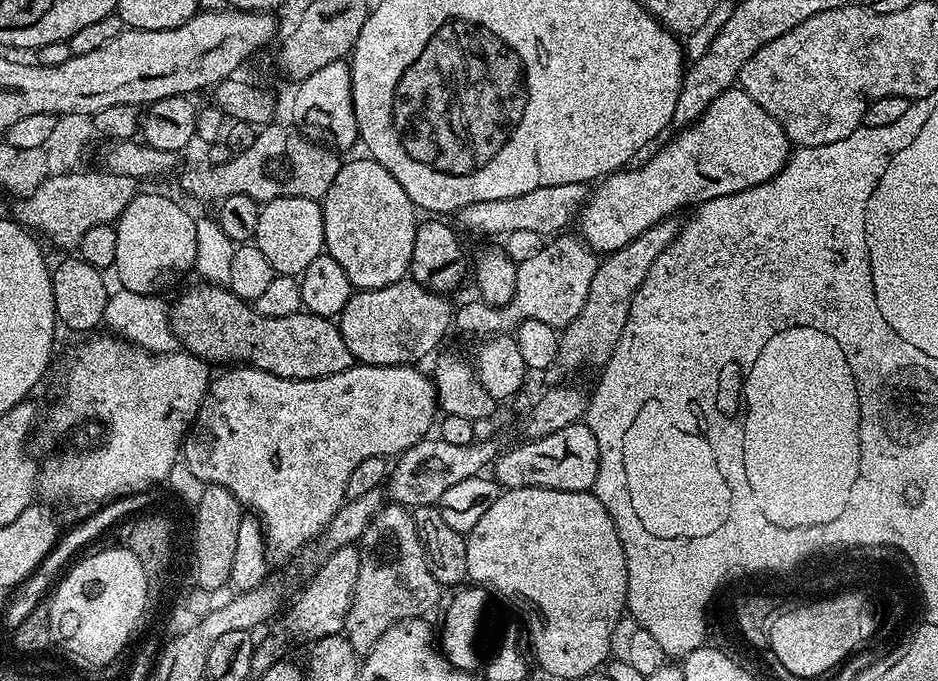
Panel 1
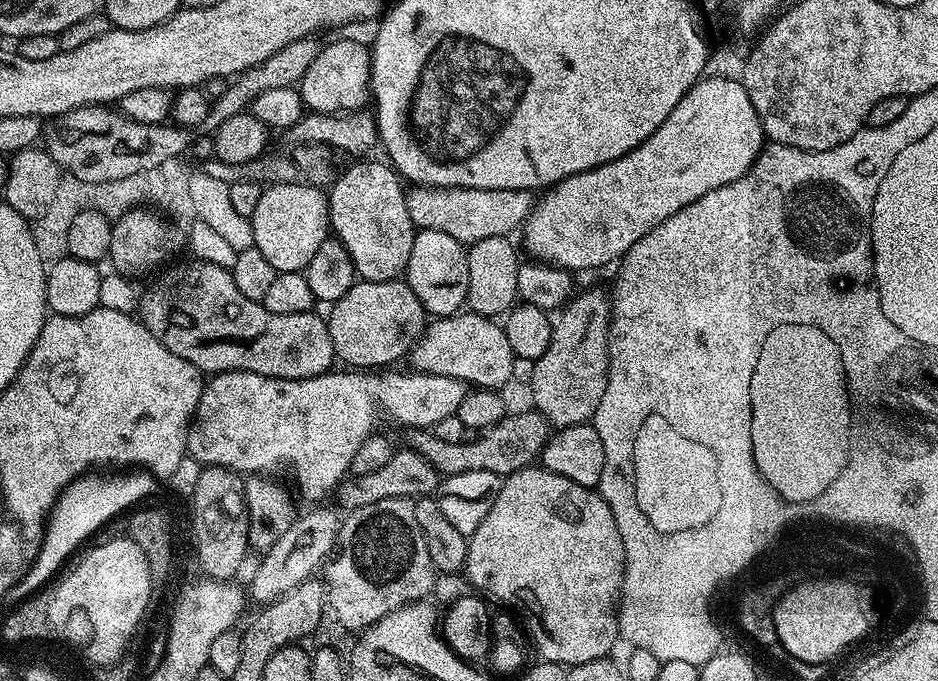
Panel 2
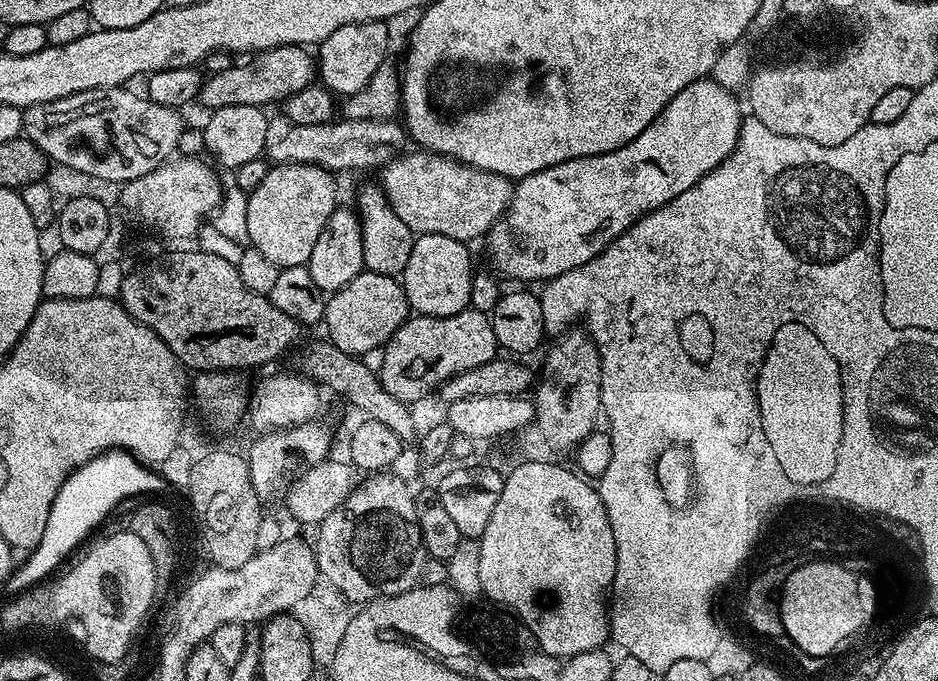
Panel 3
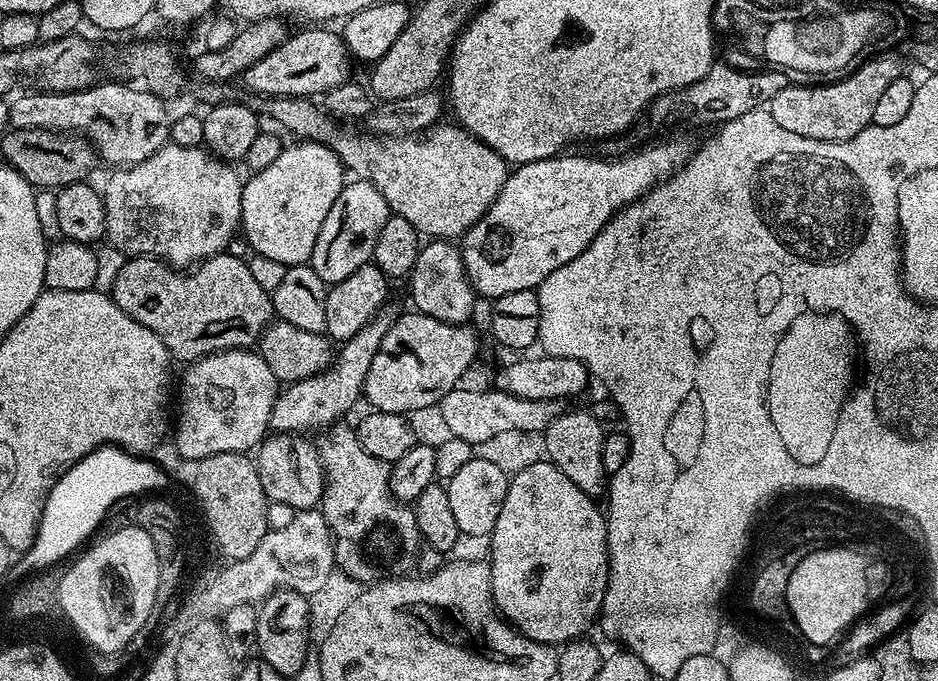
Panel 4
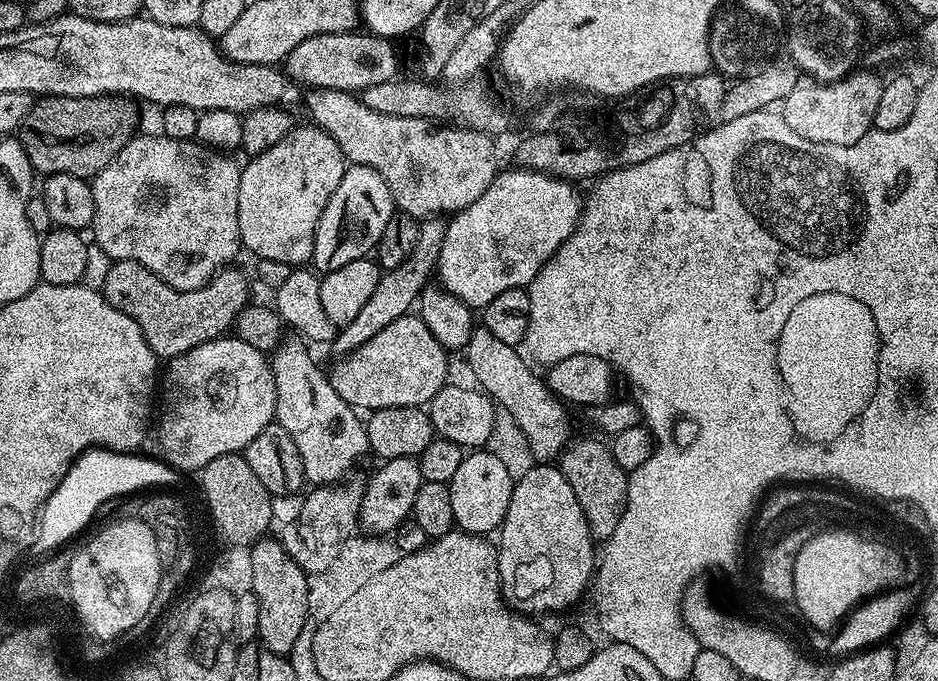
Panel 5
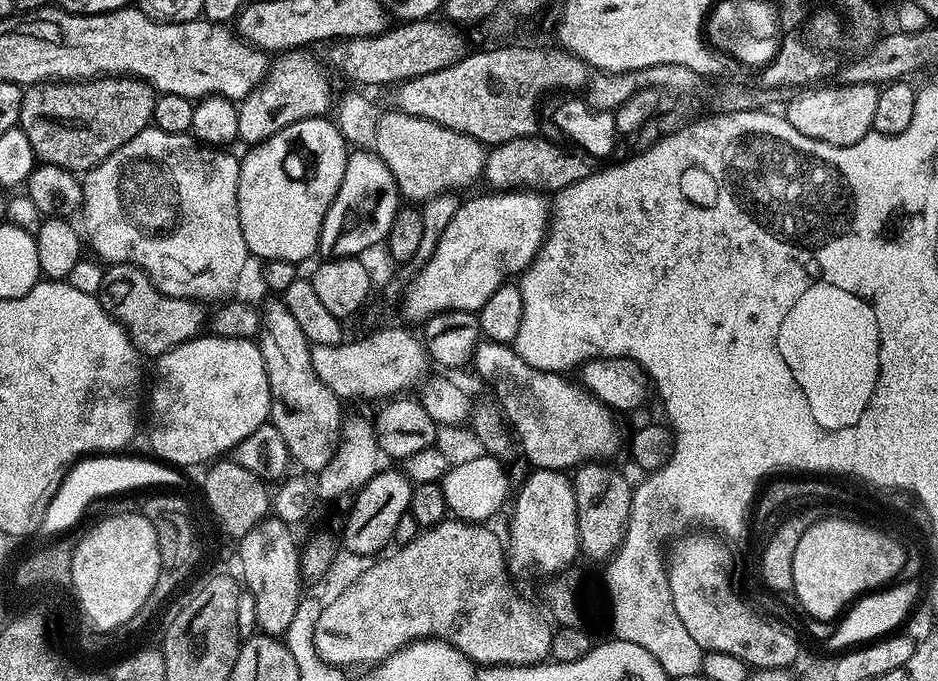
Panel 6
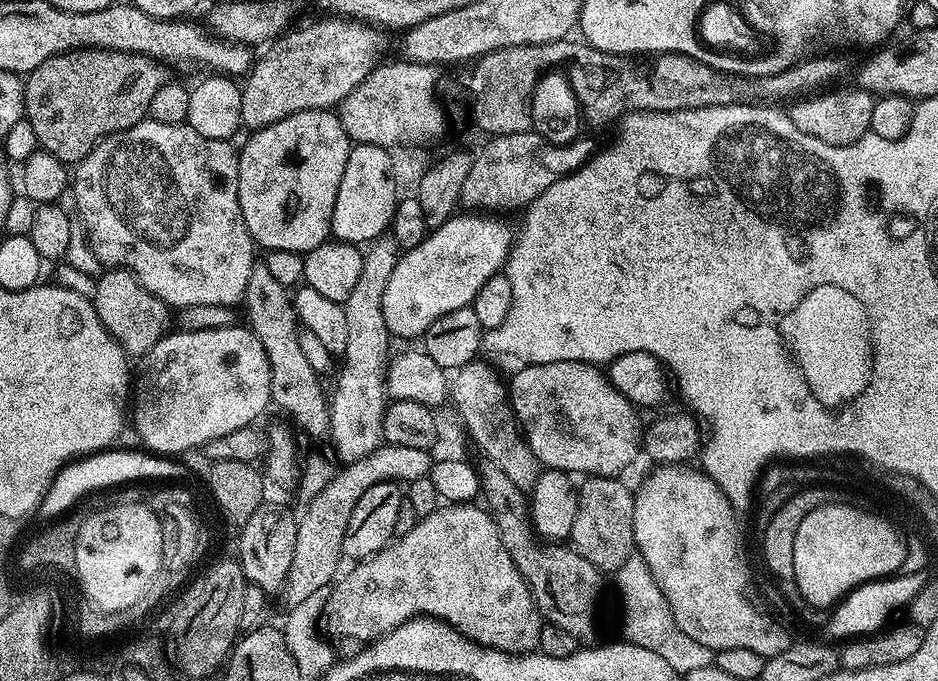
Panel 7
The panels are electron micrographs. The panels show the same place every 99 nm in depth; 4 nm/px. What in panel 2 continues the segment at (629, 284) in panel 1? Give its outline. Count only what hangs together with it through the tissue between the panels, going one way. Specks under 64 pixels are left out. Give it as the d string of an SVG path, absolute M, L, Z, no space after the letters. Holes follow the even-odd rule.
M592 288L577 300L569 299L564 310L555 321L546 354L531 365L535 411L541 412L556 430L589 423L596 415L598 402L604 400L608 381L609 293Z

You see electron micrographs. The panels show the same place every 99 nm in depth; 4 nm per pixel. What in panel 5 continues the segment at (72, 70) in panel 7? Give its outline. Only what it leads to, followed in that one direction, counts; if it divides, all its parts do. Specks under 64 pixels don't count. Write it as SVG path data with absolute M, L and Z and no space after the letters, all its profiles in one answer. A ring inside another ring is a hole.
M109 94L107 96L46 96L37 99L26 114L26 118L22 118L18 129L18 139L20 145L26 150L26 158L30 158L32 167L37 173L44 172L43 174L47 174L48 176L53 176L54 174L74 174L75 176L94 178L115 158L118 150L122 150L122 146L128 144L130 137L137 131L136 123L140 120L140 112L136 107L138 107L138 104L135 99L115 94Z

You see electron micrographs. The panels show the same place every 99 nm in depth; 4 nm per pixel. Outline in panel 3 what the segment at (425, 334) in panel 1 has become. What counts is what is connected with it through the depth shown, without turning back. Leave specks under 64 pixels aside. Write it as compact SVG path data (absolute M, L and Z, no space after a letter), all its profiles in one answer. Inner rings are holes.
M365 270L327 297L322 324L328 327L327 339L331 344L346 354L360 358L365 355L363 352L383 349L409 316L403 283L397 277Z

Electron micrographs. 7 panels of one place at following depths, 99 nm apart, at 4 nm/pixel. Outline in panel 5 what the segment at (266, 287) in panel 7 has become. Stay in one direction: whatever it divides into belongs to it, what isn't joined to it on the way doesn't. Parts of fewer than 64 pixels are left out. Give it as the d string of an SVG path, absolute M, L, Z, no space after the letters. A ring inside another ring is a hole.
M299 338L285 339L275 352L271 353L270 363L274 382L276 383L276 418L287 434L290 434L301 456L301 466L304 467L304 479L312 486L335 486L349 475L348 471L365 455L369 455L368 430L363 419L359 420L357 409L352 408L334 390L331 379L316 365L311 356L309 345Z

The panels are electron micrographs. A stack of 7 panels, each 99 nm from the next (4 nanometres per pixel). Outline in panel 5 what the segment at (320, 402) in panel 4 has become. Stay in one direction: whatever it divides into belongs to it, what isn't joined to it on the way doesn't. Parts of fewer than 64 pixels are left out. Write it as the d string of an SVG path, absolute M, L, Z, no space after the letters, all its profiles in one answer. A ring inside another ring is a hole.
M424 218L420 220L418 242L415 244L410 258L406 262L402 262L402 266L387 269L381 275L374 294L370 294L370 299L366 302L366 306L362 306L362 310L356 315L354 322L343 325L337 331L336 339L330 345L331 351L337 352L335 354L337 357L343 358L348 353L358 350L363 344L370 342L370 338L374 338L374 334L386 330L386 326L390 326L390 322L409 315L417 307L421 290L429 287L431 280L428 279L431 276L433 279L434 273L437 271L442 254L442 242L446 238L447 229L447 219Z

